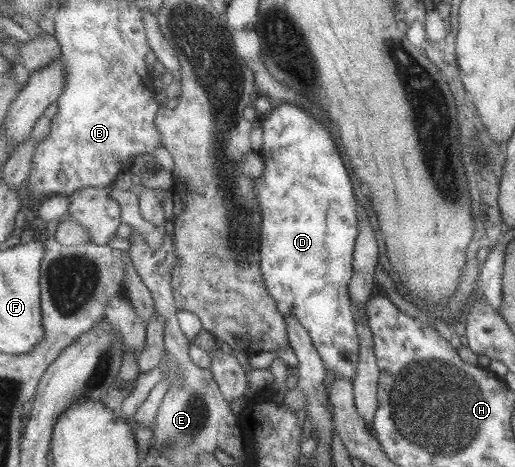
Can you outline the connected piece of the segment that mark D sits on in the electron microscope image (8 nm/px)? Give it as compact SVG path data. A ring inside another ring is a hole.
M289 102L281 103L275 106L275 109L262 119L264 124L264 145L261 150L263 158L266 160L266 172L264 176L259 176L254 179L258 188L258 195L263 209L263 228L262 228L262 271L266 280L267 288L270 293L276 298L279 304L286 305L291 313L303 324L303 327L310 333L319 355L325 361L327 369L330 373L335 373L337 379L351 379L354 381L359 367L359 351L361 351L361 339L357 330L355 316L353 316L353 305L351 305L350 282L354 275L354 252L356 240L360 233L360 228L357 228L359 216L357 216L357 198L355 198L355 186L351 180L351 174L347 170L347 164L335 144L333 134L329 132L329 128L325 128L323 122L319 122L311 112L291 104Z

